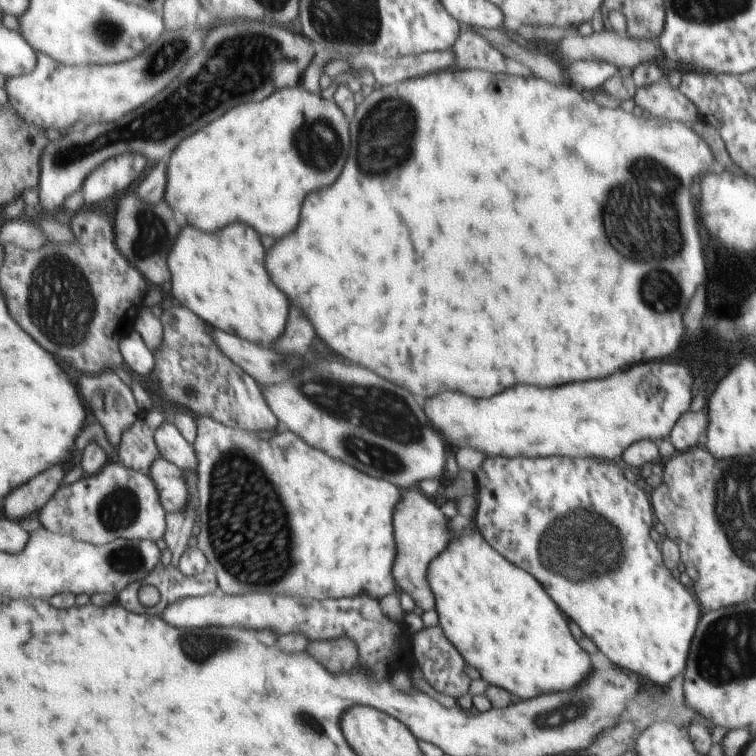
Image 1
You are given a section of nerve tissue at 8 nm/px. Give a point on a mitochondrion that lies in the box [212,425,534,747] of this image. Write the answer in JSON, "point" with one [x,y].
{"point":[301,719]}

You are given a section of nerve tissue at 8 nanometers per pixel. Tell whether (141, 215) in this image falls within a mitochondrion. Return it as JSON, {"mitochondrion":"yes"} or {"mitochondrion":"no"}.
{"mitochondrion":"yes"}

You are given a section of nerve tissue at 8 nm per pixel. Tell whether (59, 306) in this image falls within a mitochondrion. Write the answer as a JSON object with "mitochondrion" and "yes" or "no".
{"mitochondrion":"yes"}

